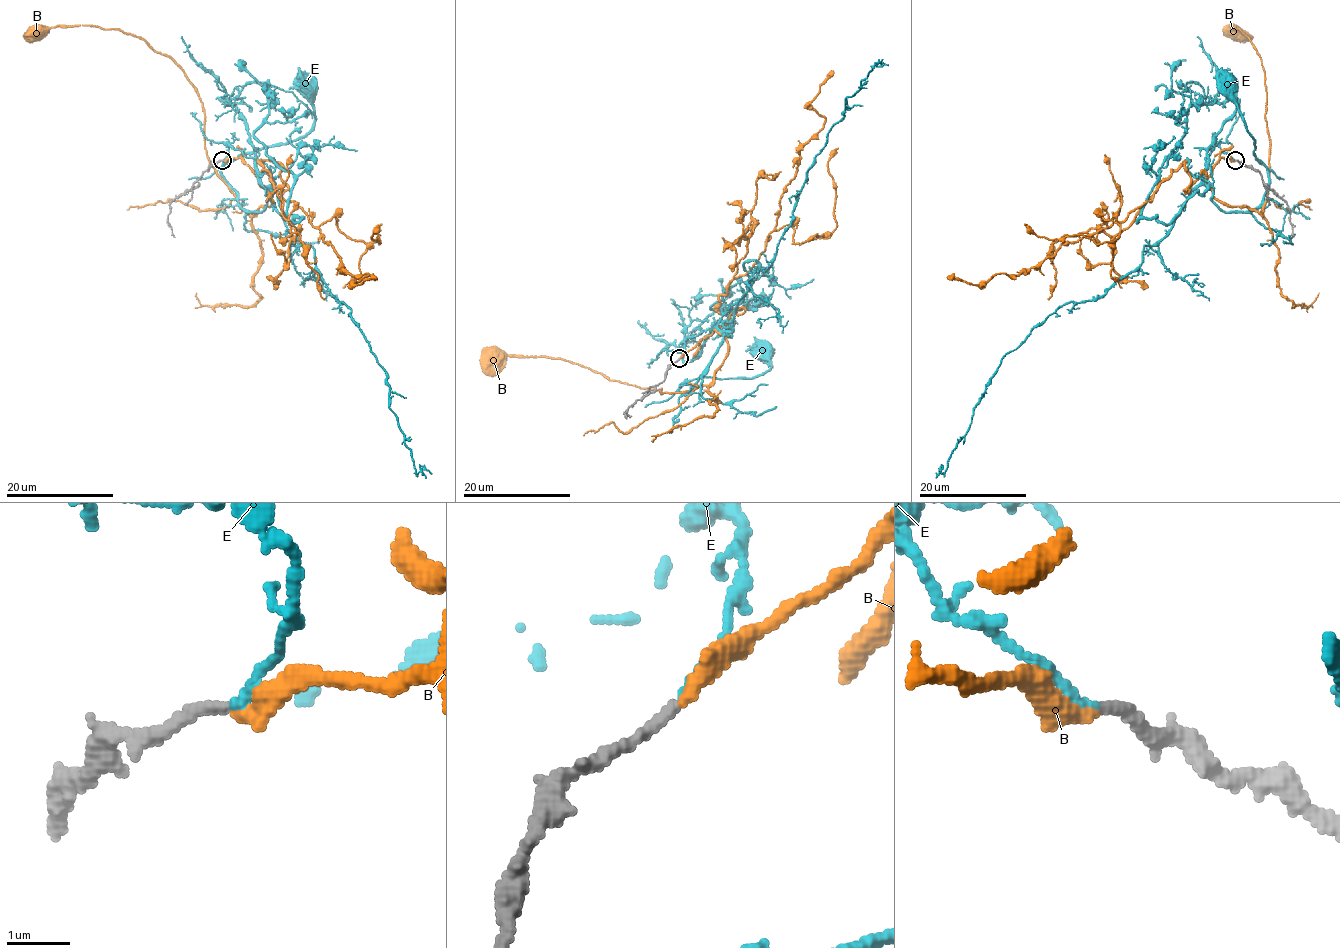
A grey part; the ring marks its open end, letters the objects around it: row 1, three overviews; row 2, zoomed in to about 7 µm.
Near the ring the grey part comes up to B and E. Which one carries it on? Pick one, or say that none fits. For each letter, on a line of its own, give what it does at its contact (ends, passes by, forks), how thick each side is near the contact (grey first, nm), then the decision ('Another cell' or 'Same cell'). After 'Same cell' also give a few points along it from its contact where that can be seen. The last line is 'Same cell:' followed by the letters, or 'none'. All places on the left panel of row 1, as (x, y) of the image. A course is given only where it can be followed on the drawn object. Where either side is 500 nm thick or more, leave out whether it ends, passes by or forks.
B: It ends there. Thickness 180 nm (grey) against 280 nm. Same cell. Its course: (223, 160), (241, 159), (271, 204), (245, 211), (219, 176), (197, 89), (170, 58), (115, 28), (39, 31)
E: It ends there. Thickness 180 nm (grey) against 140 nm. Another cell
Same cell: B

